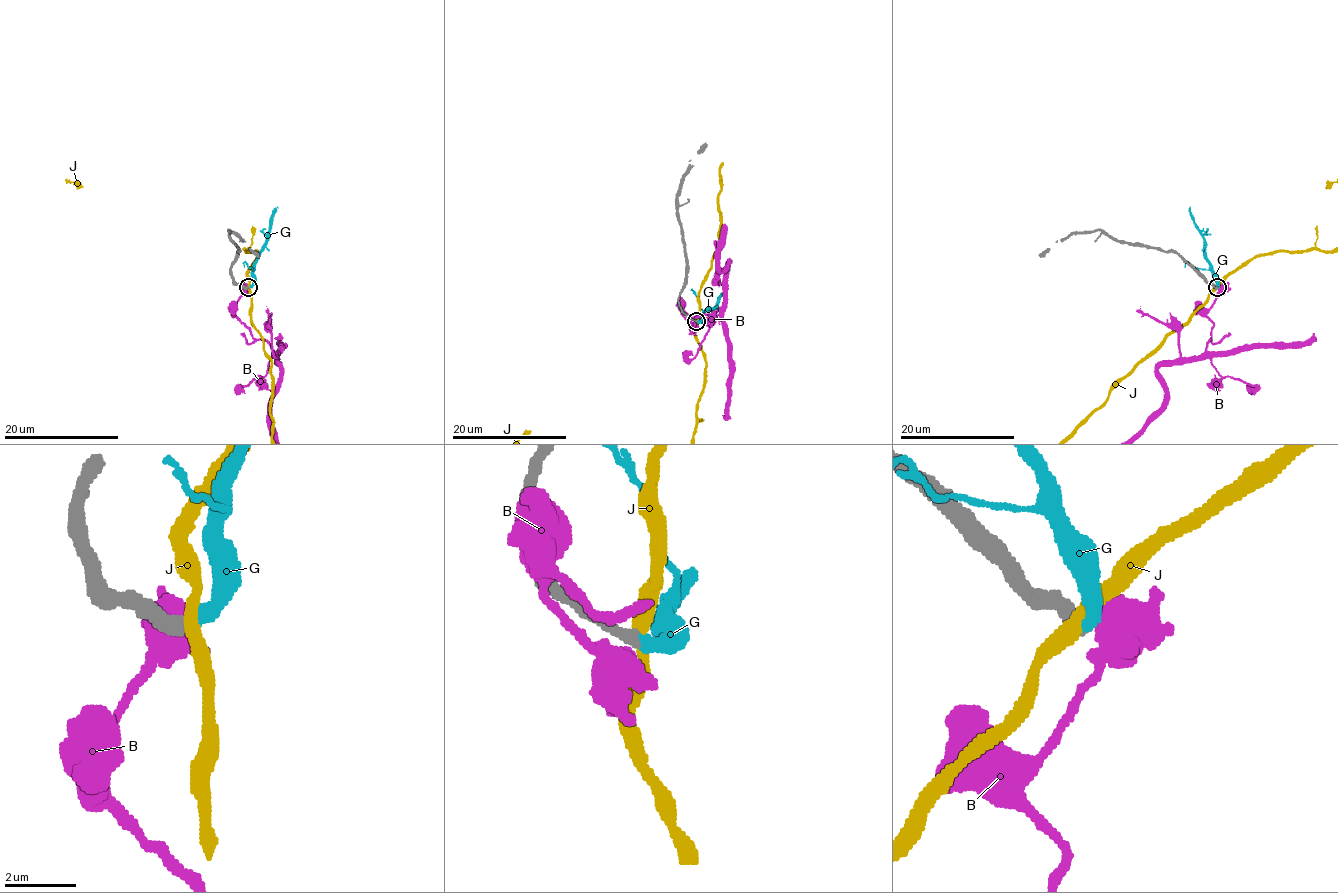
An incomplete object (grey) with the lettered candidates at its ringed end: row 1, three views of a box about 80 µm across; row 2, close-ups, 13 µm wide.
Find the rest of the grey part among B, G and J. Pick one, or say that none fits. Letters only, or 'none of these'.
G

